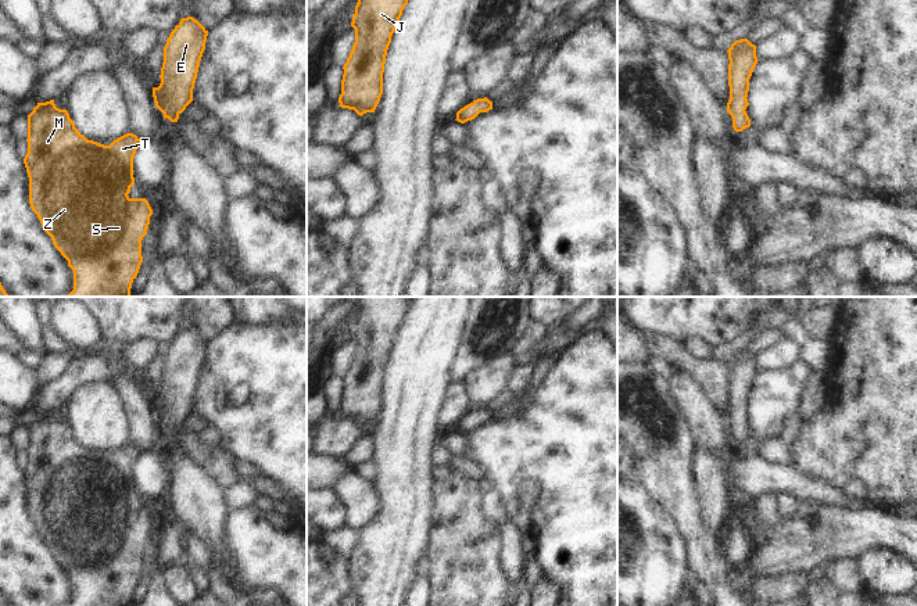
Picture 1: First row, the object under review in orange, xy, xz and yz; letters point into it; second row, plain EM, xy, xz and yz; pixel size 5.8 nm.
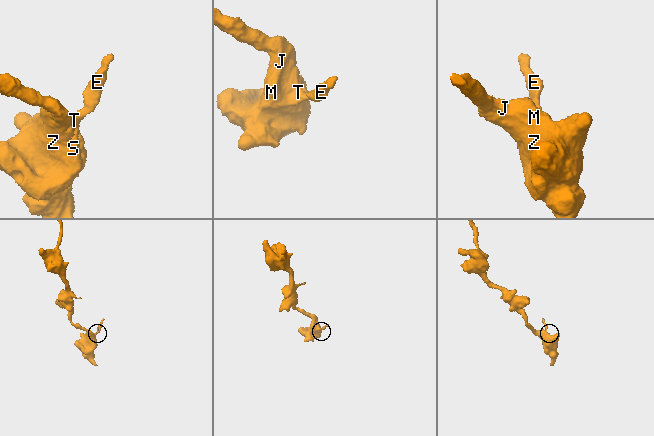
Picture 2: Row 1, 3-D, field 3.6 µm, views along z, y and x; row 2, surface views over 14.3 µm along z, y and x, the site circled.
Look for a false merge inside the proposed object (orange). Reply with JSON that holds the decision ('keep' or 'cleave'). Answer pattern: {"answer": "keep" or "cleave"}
{"answer": "keep"}

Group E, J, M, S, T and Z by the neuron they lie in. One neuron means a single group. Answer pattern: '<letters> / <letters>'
E J M S T Z

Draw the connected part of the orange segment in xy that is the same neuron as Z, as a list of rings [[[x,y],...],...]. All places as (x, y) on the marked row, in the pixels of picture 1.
[[[54,100],[46,103],[37,103],[33,111],[28,115],[28,153],[24,158],[24,164],[29,178],[29,204],[32,211],[37,215],[43,230],[51,237],[54,247],[68,261],[68,266],[74,270],[74,290],[67,297],[130,297],[132,283],[136,279],[142,257],[142,240],[147,234],[150,225],[150,216],[153,209],[146,198],[130,198],[128,194],[130,187],[135,184],[133,178],[133,157],[136,150],[142,146],[142,140],[133,135],[126,133],[110,146],[100,144],[93,140],[87,140],[76,128],[74,121],[69,118],[67,110],[55,107]]]

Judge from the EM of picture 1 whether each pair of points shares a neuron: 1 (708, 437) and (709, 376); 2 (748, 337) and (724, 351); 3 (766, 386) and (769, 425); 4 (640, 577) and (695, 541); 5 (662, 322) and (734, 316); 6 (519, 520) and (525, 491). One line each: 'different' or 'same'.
1: different
2: same
3: same
4: different
5: same
6: same

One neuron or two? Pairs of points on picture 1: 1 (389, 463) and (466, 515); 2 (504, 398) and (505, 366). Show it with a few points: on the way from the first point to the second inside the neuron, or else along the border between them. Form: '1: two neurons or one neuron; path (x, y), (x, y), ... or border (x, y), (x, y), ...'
1: two neurons; border (434, 499), (430, 531)
2: two neurons; border (505, 388), (486, 407)

